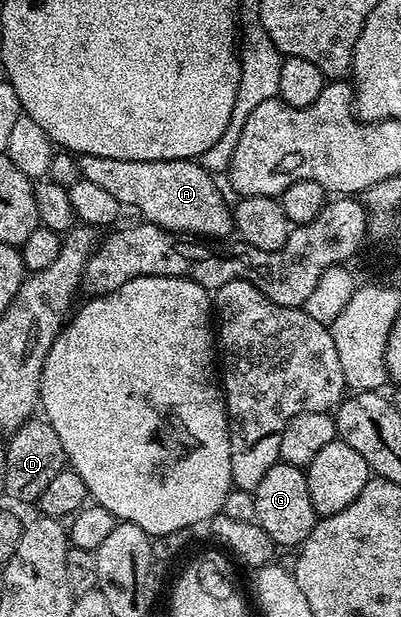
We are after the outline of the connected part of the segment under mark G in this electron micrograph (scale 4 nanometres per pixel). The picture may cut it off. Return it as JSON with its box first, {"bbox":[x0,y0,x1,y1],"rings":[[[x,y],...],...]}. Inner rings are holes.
{"bbox":[254,462,317,550],"rings":[[[282,462],[274,464],[261,478],[261,482],[254,490],[255,501],[257,502],[257,514],[254,521],[273,538],[273,542],[280,549],[295,550],[299,545],[309,538],[311,531],[315,529],[317,517],[313,510],[313,502],[309,498],[309,482],[304,469],[284,464]]]}

